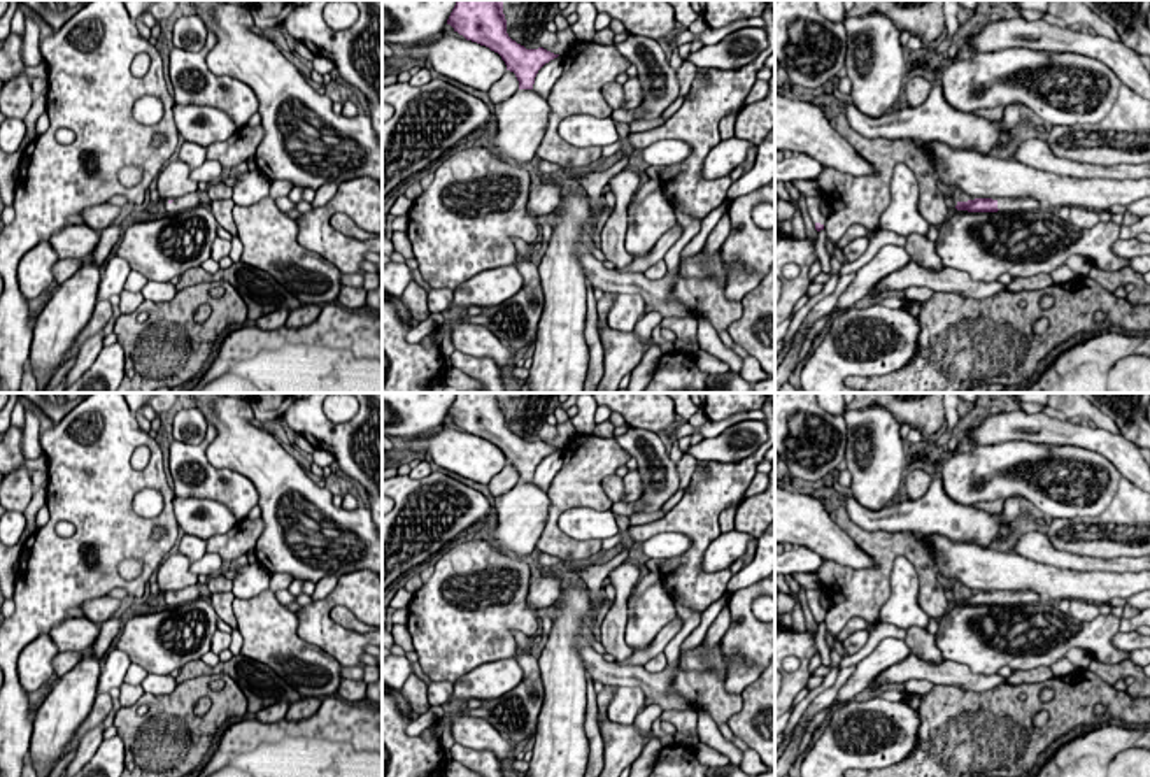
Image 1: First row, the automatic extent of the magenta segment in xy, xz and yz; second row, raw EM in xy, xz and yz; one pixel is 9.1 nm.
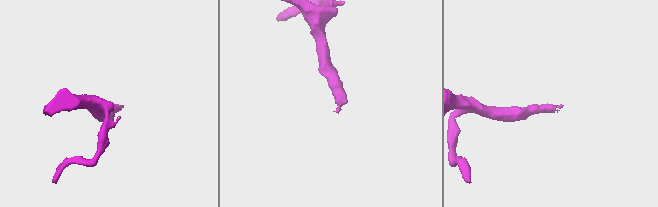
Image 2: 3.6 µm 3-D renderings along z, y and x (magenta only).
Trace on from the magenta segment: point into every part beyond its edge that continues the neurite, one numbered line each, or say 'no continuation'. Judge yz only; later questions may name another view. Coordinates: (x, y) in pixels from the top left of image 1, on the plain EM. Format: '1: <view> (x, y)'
1: yz (1015, 597)

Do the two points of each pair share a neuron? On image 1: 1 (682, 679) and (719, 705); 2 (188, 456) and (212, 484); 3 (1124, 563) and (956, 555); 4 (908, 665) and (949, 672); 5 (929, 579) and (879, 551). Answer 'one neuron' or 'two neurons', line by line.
1: one neuron
2: one neuron
3: two neurons
4: one neuron
5: one neuron

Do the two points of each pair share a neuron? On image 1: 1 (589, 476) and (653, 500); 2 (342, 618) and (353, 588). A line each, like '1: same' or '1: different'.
1: different
2: different

